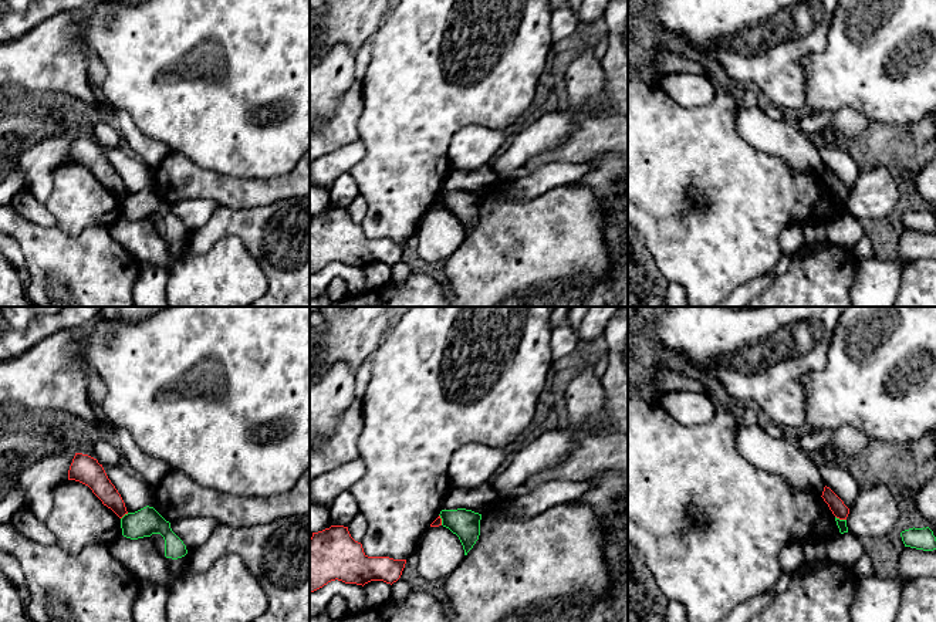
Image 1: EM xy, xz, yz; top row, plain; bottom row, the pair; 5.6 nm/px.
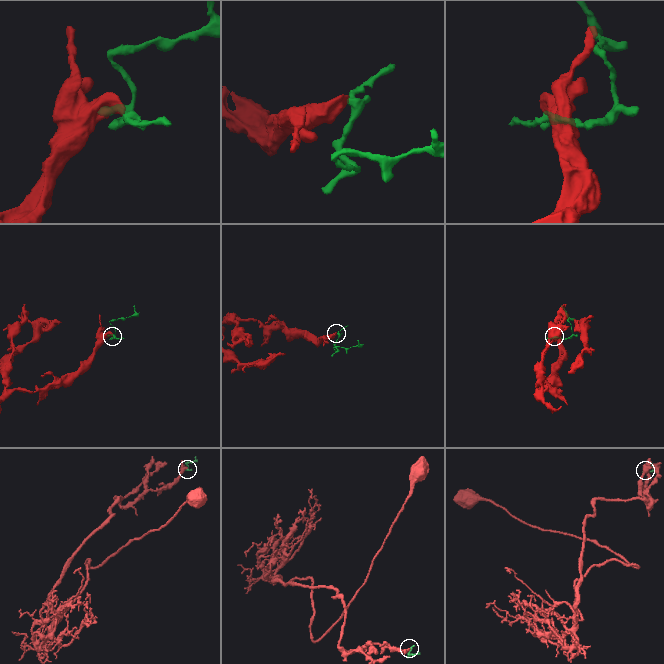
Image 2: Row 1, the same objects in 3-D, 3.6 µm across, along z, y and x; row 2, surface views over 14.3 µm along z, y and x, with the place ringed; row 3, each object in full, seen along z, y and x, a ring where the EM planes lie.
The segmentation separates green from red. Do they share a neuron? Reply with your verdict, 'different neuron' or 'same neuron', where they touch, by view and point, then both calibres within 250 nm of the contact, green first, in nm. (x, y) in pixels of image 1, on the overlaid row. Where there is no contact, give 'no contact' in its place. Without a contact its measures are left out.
different neuron | yz (841, 520) | 50/90 nm

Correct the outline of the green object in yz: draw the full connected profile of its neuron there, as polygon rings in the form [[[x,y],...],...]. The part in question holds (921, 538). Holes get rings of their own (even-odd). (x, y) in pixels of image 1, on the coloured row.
[[[929,527],[923,528],[909,528],[900,533],[905,547],[933,551],[936,550],[936,537]]]

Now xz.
[[[466,508],[442,510],[442,525],[456,534],[463,545],[464,555],[473,548],[480,535],[481,514]]]

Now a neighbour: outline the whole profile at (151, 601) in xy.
[[[139,581],[132,618],[134,622],[168,622],[166,604],[170,588],[163,584]]]

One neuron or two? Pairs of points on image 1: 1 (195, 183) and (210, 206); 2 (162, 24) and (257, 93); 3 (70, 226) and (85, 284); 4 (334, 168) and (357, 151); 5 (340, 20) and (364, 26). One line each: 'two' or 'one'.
1: two
2: one
3: two
4: one
5: one

